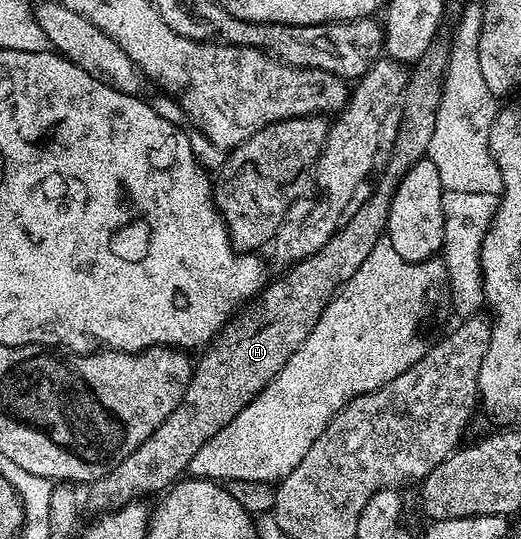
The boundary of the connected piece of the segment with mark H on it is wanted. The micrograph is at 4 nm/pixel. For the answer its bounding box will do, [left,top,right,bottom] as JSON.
[88,40,452,512]

